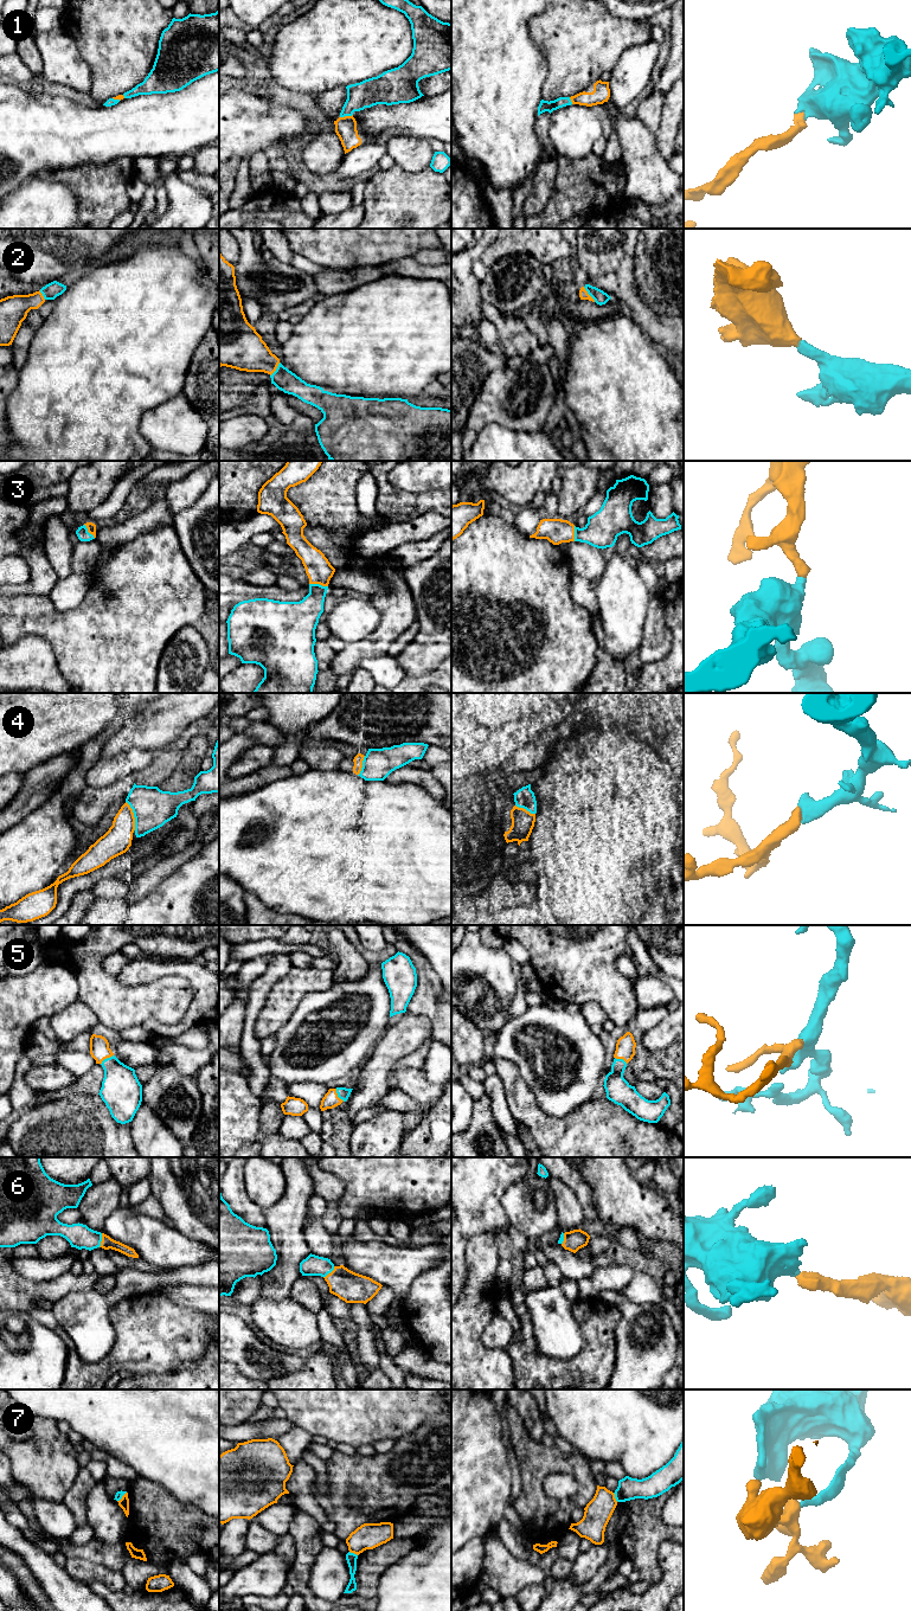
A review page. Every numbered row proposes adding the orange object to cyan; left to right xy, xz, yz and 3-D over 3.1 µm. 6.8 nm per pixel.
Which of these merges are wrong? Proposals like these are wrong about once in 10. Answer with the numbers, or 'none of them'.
7

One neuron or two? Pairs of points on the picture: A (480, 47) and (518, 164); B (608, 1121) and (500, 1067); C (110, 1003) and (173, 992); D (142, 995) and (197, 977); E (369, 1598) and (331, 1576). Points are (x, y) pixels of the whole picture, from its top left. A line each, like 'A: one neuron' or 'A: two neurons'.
A: one neuron
B: one neuron
C: one neuron
D: two neurons
E: two neurons

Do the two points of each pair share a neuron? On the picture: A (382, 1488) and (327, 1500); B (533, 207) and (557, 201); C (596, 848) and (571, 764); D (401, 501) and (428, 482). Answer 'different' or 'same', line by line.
A: same
B: different
C: same
D: different

